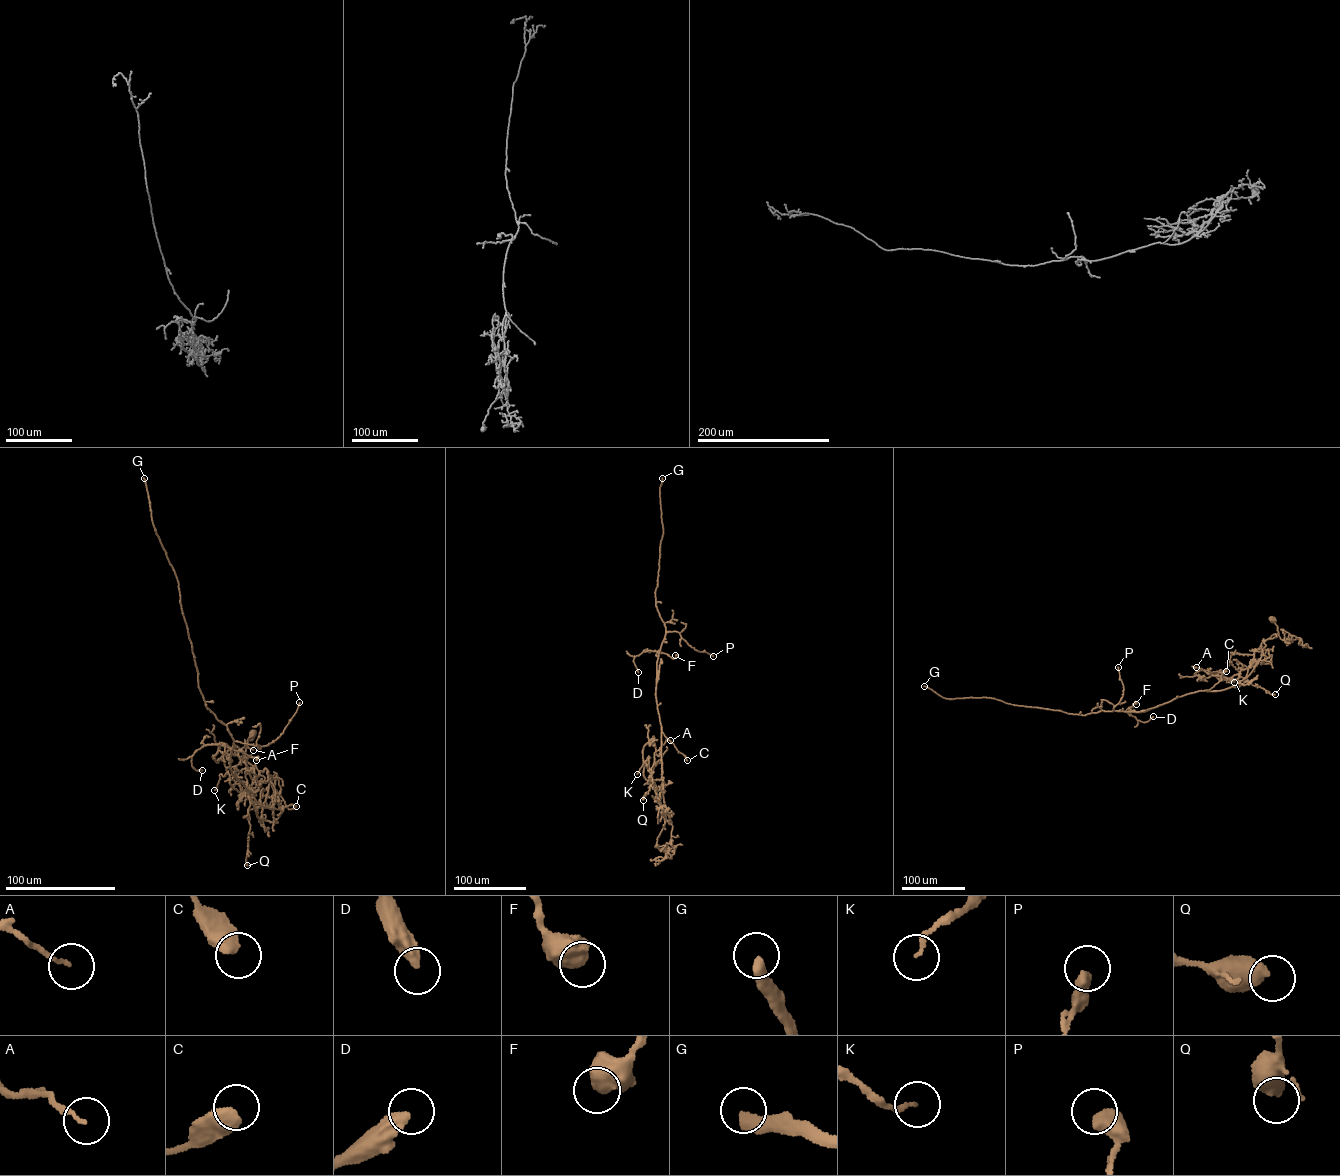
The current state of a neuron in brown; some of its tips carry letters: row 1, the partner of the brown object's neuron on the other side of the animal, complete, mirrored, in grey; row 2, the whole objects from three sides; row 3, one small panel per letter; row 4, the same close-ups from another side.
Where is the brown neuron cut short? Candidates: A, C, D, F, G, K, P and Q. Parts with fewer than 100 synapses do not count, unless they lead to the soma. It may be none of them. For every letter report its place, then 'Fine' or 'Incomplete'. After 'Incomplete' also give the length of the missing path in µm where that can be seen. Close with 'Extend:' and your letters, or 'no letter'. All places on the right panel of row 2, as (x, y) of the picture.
A: Place: (1196, 667). Fine
C: Place: (1226, 671). Fine
D: Place: (1153, 716). Fine
F: Place: (1136, 704). Fine
G: Place: (924, 686). Incomplete. Missing length about 250 µm
K: Place: (1234, 682). Fine
P: Place: (1118, 667). Fine
Q: Place: (1275, 694). Fine
Extend: G

